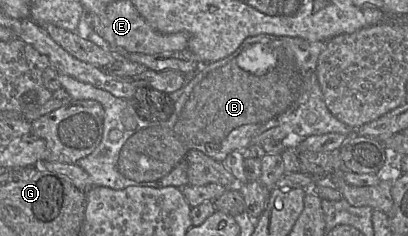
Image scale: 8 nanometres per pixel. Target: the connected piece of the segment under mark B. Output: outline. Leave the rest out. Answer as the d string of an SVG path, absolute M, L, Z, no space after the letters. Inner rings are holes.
M256 35L246 38L238 49L231 55L207 64L202 64L200 68L191 76L188 76L187 83L178 91L168 94L174 102L174 111L172 115L165 121L152 122L143 120L137 114L130 100L121 99L113 96L108 91L96 88L90 84L83 83L67 75L59 75L59 83L71 97L72 100L94 100L100 103L104 110L102 139L97 148L88 156L80 159L76 164L80 166L90 177L92 186L108 187L114 190L120 190L131 186L143 186L163 188L168 186L181 188L189 184L187 176L187 153L190 150L198 150L208 157L223 162L229 153L235 150L243 151L252 144L253 138L261 133L281 125L288 125L291 129L291 139L297 137L310 137L314 135L324 135L327 133L347 134L355 130L351 126L337 119L328 109L324 95L321 90L320 83L317 77L317 62L321 52L325 49L325 41L308 41L298 37L274 36L274 35ZM122 114L130 114L135 121L134 129L126 129L122 123ZM117 129L123 133L123 136L117 142L109 139L111 130Z

